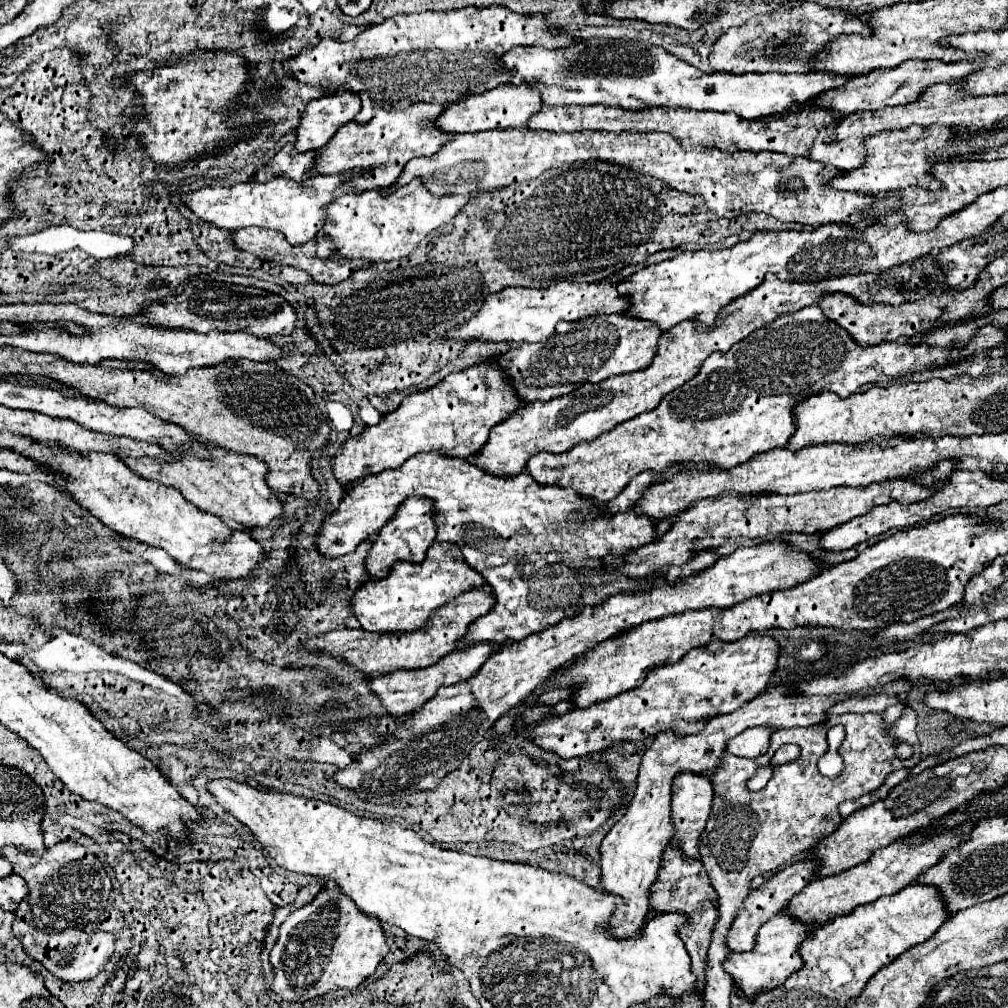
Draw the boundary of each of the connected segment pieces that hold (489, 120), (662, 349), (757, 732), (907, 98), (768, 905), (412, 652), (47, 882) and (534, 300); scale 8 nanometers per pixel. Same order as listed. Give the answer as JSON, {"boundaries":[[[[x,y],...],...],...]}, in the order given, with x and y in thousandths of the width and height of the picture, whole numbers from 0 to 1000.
{"boundaries":[[[[494,84],[492,88],[480,90],[476,94],[464,94],[452,102],[440,106],[437,116],[431,120],[433,126],[440,132],[474,132],[488,128],[504,128],[504,126],[522,126],[528,112],[538,106],[536,92],[524,84]]],[[[762,271],[758,275],[758,279],[754,281],[754,285],[750,285],[748,289],[733,295],[726,299],[718,307],[710,317],[710,322],[706,326],[698,326],[698,322],[694,322],[692,318],[679,318],[667,326],[663,326],[661,330],[657,330],[655,338],[653,338],[653,350],[649,354],[649,360],[635,368],[635,370],[623,370],[623,372],[611,372],[611,374],[605,374],[603,378],[597,378],[597,380],[583,380],[583,382],[577,382],[575,386],[560,392],[560,394],[552,394],[544,400],[538,400],[538,398],[530,398],[530,400],[524,400],[520,404],[514,404],[512,410],[508,410],[502,418],[496,418],[496,422],[492,422],[486,430],[486,436],[484,439],[476,445],[476,449],[472,451],[470,459],[480,465],[482,469],[490,471],[490,473],[510,473],[514,469],[520,467],[524,455],[528,451],[534,451],[538,447],[544,447],[544,449],[560,449],[563,445],[567,445],[569,441],[577,439],[577,438],[589,438],[591,434],[595,434],[599,428],[607,426],[609,422],[617,420],[617,418],[623,418],[639,408],[647,408],[653,404],[655,396],[659,392],[663,392],[665,388],[677,384],[681,378],[685,378],[687,374],[692,372],[696,360],[700,358],[700,354],[704,354],[706,350],[714,348],[714,350],[722,350],[722,346],[740,336],[744,330],[760,324],[762,320],[766,320],[768,316],[772,316],[774,313],[780,313],[780,311],[790,311],[794,309],[796,305],[802,305],[802,303],[808,303],[813,295],[817,293],[825,293],[825,291],[837,291],[837,293],[843,293],[847,295],[849,299],[853,299],[855,303],[865,303],[865,301],[871,301],[871,303],[893,303],[893,301],[899,301],[899,299],[905,299],[901,297],[903,291],[897,291],[893,285],[885,285],[885,283],[875,283],[873,281],[873,273],[869,271],[857,271],[857,273],[837,273],[837,275],[825,275],[821,279],[812,279],[812,281],[800,281],[800,279],[776,279],[772,277],[768,271]]],[[[746,721],[746,723],[740,723],[738,727],[730,729],[724,733],[724,741],[722,745],[726,749],[734,749],[734,751],[754,751],[762,745],[764,741],[764,731],[766,731],[766,725],[760,723],[760,721]]],[[[899,61],[887,68],[867,68],[861,74],[847,74],[841,78],[841,82],[837,86],[825,88],[825,92],[819,92],[817,96],[813,96],[813,100],[806,100],[802,104],[827,108],[827,110],[833,110],[839,114],[843,114],[847,110],[869,110],[869,108],[877,108],[881,104],[899,104],[899,102],[911,100],[913,94],[923,84],[950,80],[968,70],[972,70],[972,64],[964,64],[962,61],[950,61],[950,63]]],[[[800,852],[800,854],[792,854],[792,856],[786,856],[784,860],[772,864],[768,870],[764,870],[762,874],[758,874],[752,882],[748,882],[748,886],[744,886],[736,898],[736,902],[732,904],[724,924],[722,924],[722,930],[720,930],[720,938],[726,945],[738,945],[738,943],[744,943],[750,936],[750,924],[770,906],[776,904],[776,898],[780,894],[784,894],[788,888],[792,888],[806,872],[808,872],[808,862],[812,862],[812,854],[808,852]]],[[[474,582],[474,584],[466,584],[464,588],[458,588],[456,592],[448,592],[448,596],[433,604],[423,624],[397,628],[397,632],[389,632],[389,628],[371,630],[361,624],[337,624],[337,626],[327,626],[323,630],[306,634],[302,638],[302,644],[306,644],[308,648],[323,646],[333,656],[343,656],[345,660],[353,662],[365,672],[389,668],[395,664],[421,664],[421,662],[431,660],[437,652],[448,648],[452,644],[452,636],[456,636],[456,632],[460,632],[460,628],[464,626],[464,620],[472,612],[478,612],[480,608],[484,608],[488,600],[490,600],[488,586],[484,582]]],[[[62,834],[46,842],[42,850],[26,848],[12,838],[4,838],[2,848],[12,856],[12,866],[18,866],[28,878],[28,896],[32,912],[40,922],[65,922],[93,916],[105,902],[109,888],[109,872],[103,858],[85,840]]],[[[552,281],[542,287],[500,285],[496,291],[488,291],[480,297],[476,309],[472,309],[462,320],[442,328],[442,336],[450,338],[510,338],[510,340],[536,340],[542,338],[554,318],[575,318],[579,314],[595,311],[619,311],[623,299],[611,291],[609,281]]]]}

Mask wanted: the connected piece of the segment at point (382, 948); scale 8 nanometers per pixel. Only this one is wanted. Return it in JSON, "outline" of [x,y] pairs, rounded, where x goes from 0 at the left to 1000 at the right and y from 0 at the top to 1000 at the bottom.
{"outline":[[[333,880],[321,882],[312,890],[310,896],[292,904],[278,918],[278,930],[268,945],[268,955],[272,961],[272,973],[268,977],[268,983],[286,995],[304,995],[312,989],[319,989],[325,983],[333,983],[333,981],[349,983],[373,963],[375,955],[383,947],[385,947],[385,938],[381,934],[377,914],[357,906],[353,898],[349,898],[349,892],[337,888]]]}

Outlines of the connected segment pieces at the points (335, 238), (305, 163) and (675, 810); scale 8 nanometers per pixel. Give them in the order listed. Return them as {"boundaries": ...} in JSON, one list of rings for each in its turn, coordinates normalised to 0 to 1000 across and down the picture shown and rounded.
{"boundaries":[[[[407,180],[401,186],[391,188],[373,188],[361,189],[355,193],[341,193],[323,203],[323,219],[313,233],[313,255],[345,255],[345,257],[365,257],[373,259],[391,259],[405,249],[411,249],[413,243],[431,227],[442,223],[460,201],[472,193],[442,193],[429,195],[417,180]]],[[[280,148],[262,164],[262,170],[272,176],[284,176],[290,180],[302,180],[302,176],[310,174],[310,164],[315,152],[296,152],[290,154],[286,148]]],[[[675,767],[669,771],[667,777],[667,818],[671,822],[665,838],[675,842],[681,852],[692,852],[690,846],[690,834],[698,822],[698,814],[702,813],[706,801],[706,777],[700,769],[687,769],[687,767]]]]}

